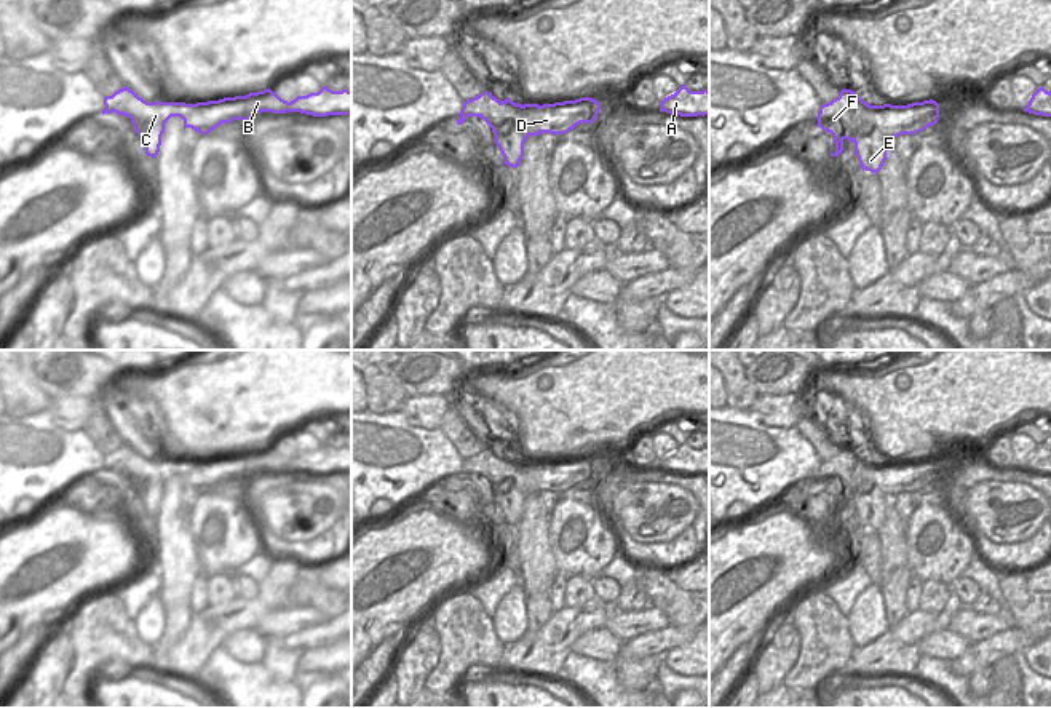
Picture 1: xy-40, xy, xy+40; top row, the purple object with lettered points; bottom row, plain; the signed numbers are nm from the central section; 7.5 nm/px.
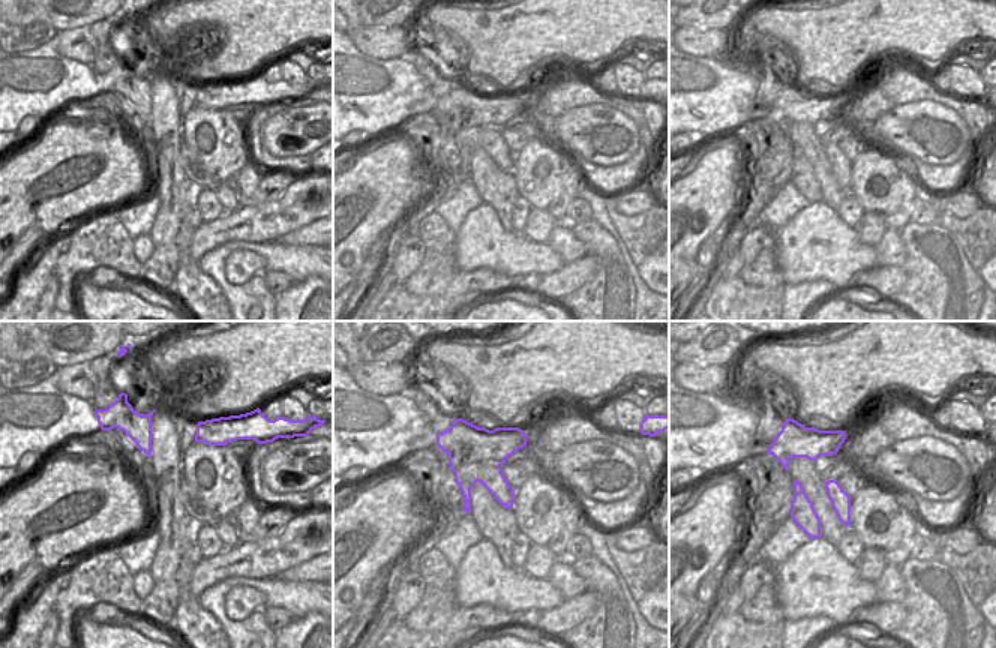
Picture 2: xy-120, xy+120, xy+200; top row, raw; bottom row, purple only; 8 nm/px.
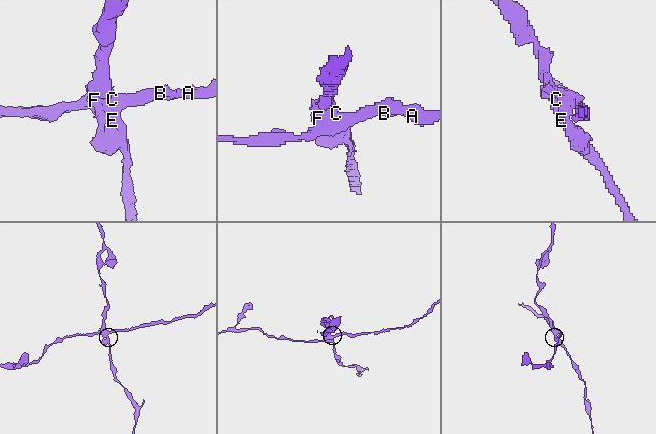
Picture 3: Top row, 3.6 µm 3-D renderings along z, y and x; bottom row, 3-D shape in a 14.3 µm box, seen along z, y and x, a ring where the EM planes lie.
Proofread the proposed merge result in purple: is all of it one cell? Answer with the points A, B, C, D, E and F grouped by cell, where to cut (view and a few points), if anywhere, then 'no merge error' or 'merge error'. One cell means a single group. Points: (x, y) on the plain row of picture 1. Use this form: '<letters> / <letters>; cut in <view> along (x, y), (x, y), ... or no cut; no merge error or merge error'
A B D F / C E; cut in xy along (464, 462), (481, 461), (495, 480), (511, 480), (518, 469); merge error

